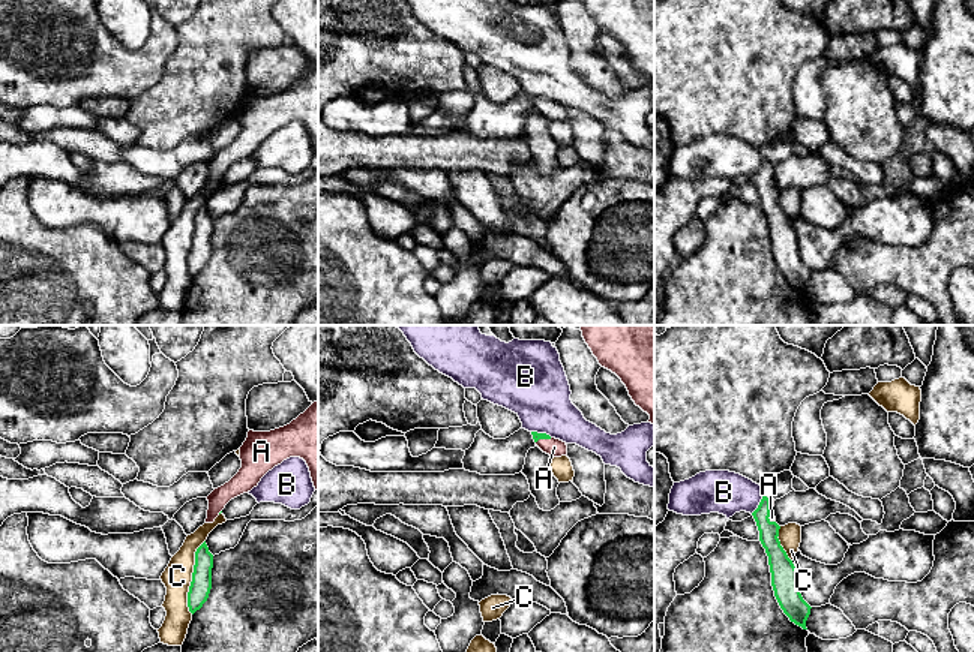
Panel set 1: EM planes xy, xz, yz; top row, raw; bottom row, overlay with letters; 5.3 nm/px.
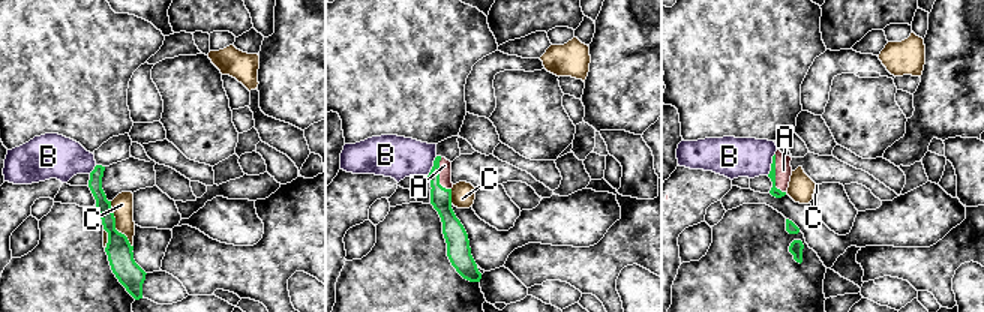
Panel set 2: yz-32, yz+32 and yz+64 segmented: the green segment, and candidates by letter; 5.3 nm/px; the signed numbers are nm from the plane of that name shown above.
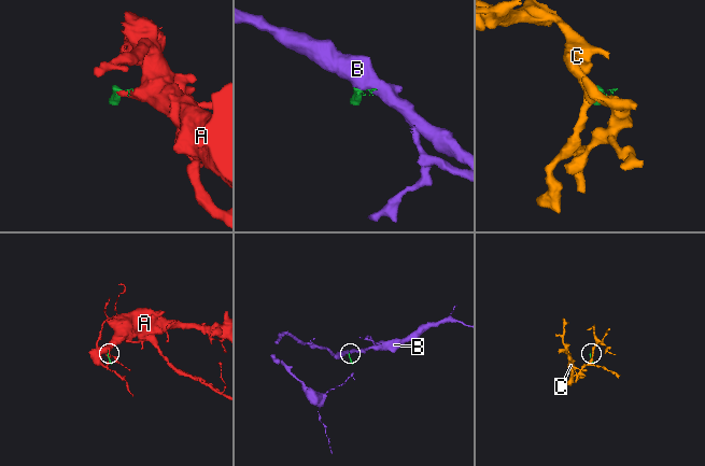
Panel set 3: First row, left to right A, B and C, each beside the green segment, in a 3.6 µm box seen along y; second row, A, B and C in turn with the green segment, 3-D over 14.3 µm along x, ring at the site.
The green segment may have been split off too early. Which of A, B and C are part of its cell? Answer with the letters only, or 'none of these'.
A

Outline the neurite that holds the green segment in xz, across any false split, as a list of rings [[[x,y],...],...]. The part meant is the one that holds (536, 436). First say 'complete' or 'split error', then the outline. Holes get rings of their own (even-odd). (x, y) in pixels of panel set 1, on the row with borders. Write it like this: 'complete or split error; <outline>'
split error; [[[531,432],[533,439],[536,442],[536,445],[546,454],[552,456],[552,457],[561,457],[561,456],[567,456],[567,445],[566,442],[551,438],[546,433],[537,433],[537,432]]]

